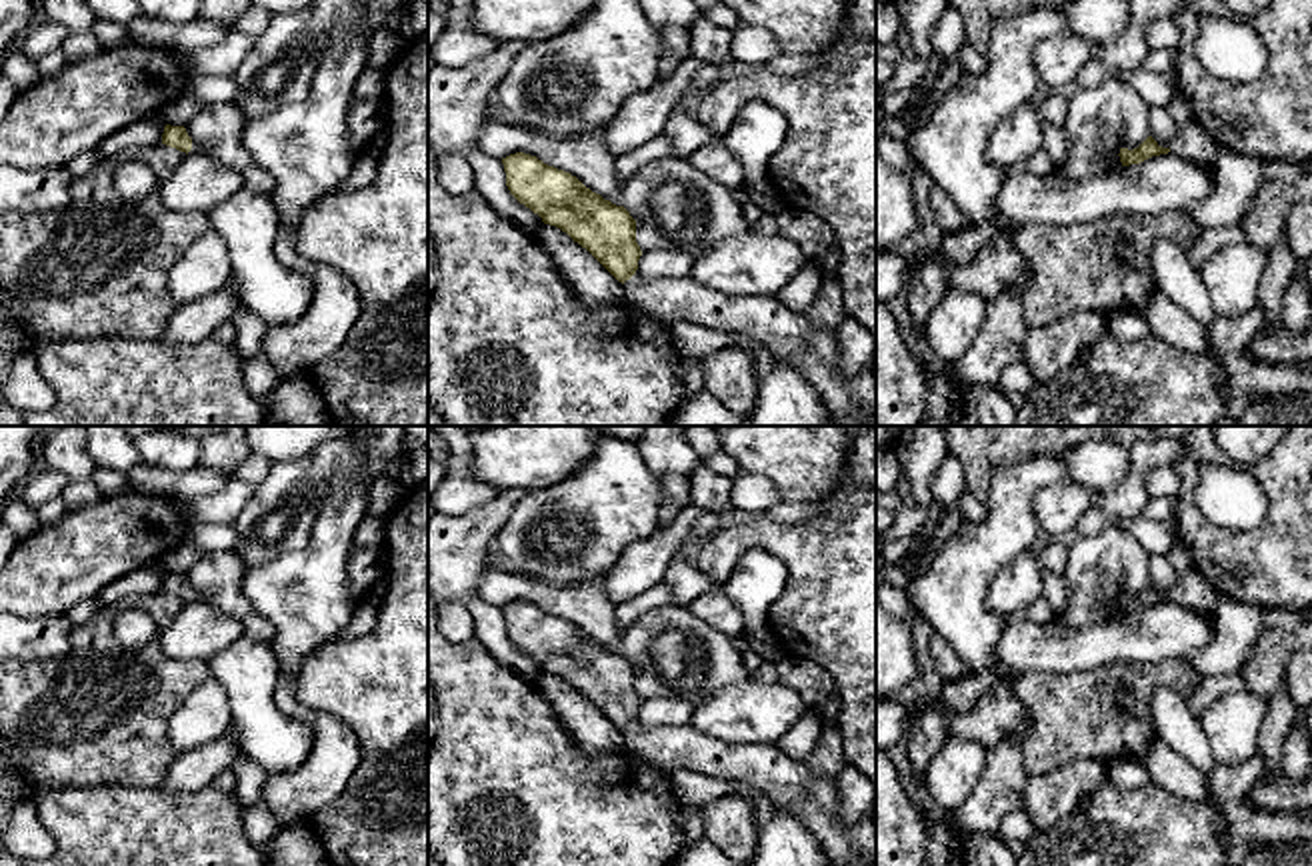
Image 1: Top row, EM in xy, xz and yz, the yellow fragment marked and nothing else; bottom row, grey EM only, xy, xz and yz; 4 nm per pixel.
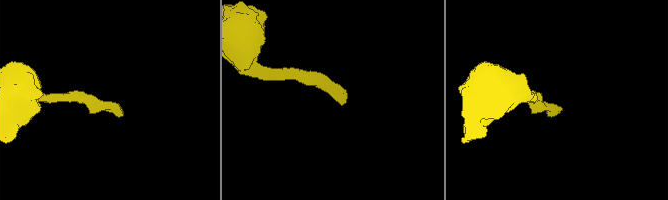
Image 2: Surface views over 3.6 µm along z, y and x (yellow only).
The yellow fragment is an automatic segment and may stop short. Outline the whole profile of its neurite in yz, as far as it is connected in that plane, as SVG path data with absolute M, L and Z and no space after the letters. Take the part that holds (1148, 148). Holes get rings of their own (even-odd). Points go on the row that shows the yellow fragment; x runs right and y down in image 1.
M1148 136L1138 148L1120 148L1122 166L1140 164L1152 156L1168 154L1170 148L1162 148L1152 136Z

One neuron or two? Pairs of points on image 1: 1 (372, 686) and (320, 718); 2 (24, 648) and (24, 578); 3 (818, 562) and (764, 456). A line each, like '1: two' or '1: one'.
1: two
2: two
3: two

